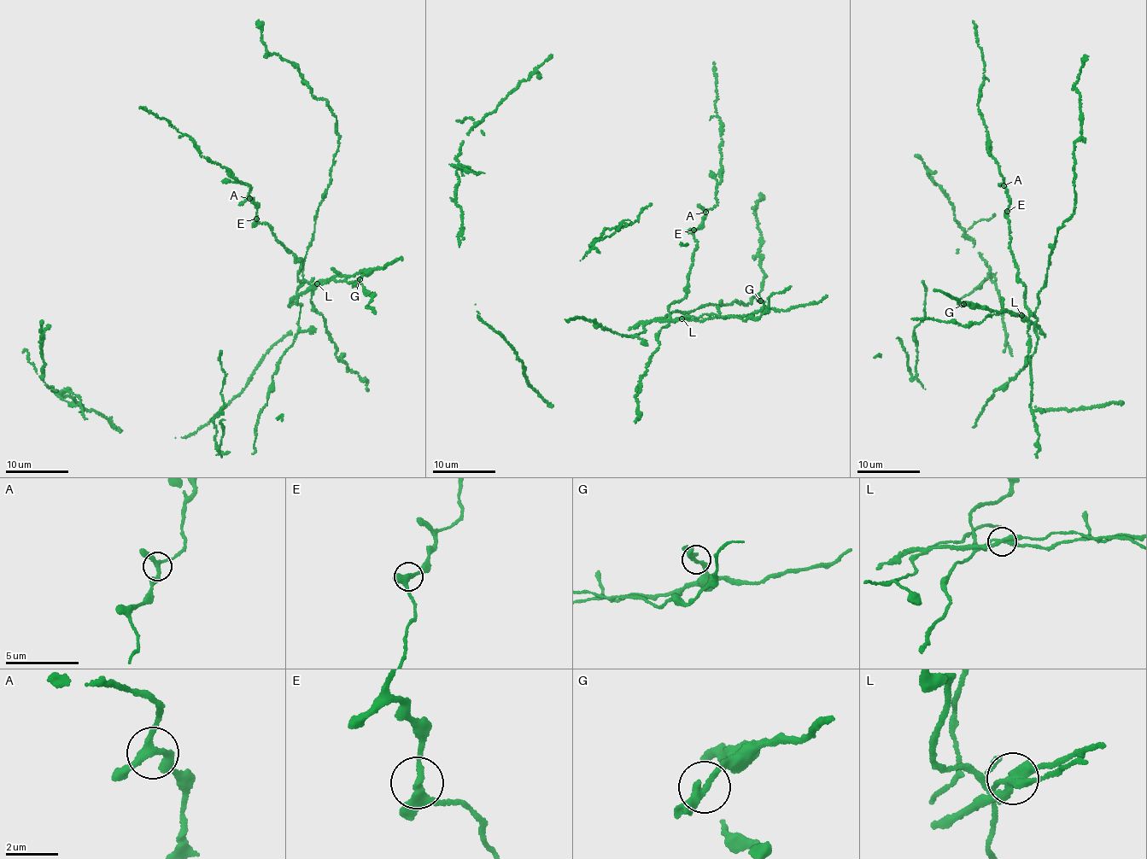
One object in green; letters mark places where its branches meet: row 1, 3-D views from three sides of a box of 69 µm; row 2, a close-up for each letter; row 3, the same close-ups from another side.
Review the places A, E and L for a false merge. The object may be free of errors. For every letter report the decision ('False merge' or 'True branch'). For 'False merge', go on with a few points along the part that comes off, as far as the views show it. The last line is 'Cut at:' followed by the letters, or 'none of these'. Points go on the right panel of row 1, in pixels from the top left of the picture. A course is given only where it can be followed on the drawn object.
A: True branch
E: True branch
L: False merge
Cut at: L

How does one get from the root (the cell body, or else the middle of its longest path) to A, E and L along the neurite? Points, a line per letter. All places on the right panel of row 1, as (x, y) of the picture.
A: (994, 390), (1023, 369), (1038, 341), (1028, 320), (1026, 286), (1011, 253), (1009, 198), (1003, 185)
E: (994, 390), (1023, 369), (1038, 341), (1033, 324), (1028, 320), (1026, 286), (1019, 278), (1011, 253), (1007, 210)
L: (994, 390), (1015, 376), (1034, 352), (1038, 336), (1033, 324), (1021, 315)

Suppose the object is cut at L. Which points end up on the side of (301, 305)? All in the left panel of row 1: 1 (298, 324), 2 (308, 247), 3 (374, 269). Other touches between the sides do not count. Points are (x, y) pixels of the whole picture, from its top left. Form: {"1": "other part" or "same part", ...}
{"1": "same part", "2": "same part", "3": "same part"}

